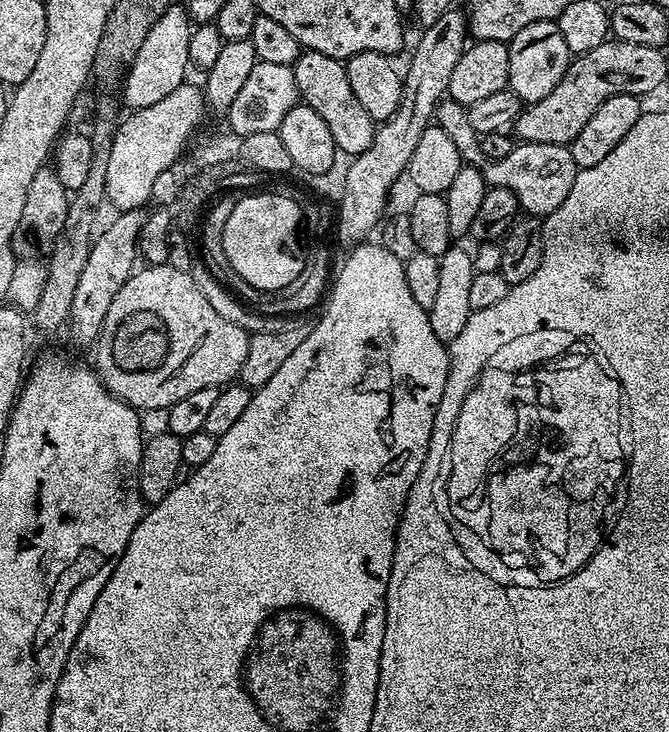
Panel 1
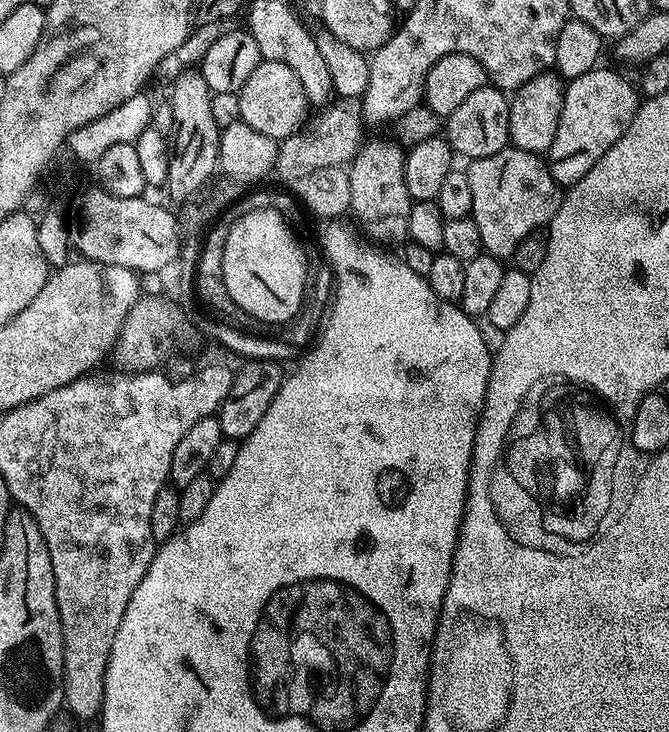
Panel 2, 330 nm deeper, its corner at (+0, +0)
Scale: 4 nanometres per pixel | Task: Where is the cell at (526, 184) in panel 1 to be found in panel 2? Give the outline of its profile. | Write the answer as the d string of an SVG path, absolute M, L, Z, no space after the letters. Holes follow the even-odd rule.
M506 147L498 154L471 161L466 168L474 198L472 220L478 226L487 255L510 258L518 242L539 233L552 221L562 199L561 185L537 153Z

